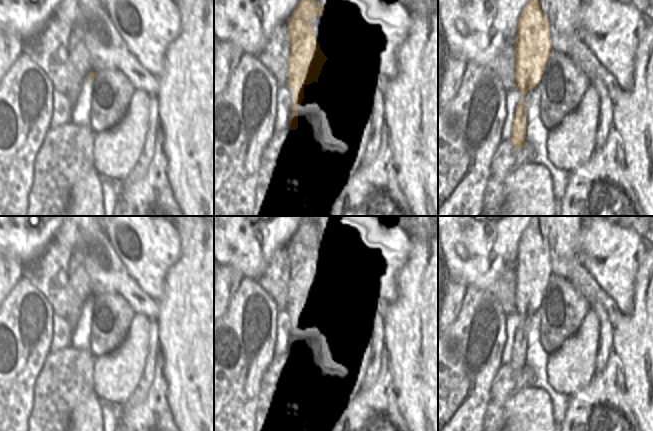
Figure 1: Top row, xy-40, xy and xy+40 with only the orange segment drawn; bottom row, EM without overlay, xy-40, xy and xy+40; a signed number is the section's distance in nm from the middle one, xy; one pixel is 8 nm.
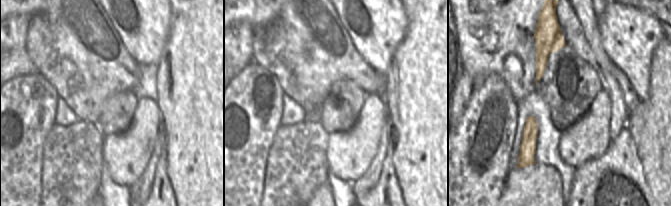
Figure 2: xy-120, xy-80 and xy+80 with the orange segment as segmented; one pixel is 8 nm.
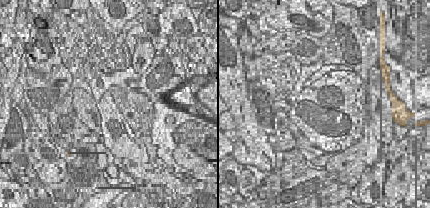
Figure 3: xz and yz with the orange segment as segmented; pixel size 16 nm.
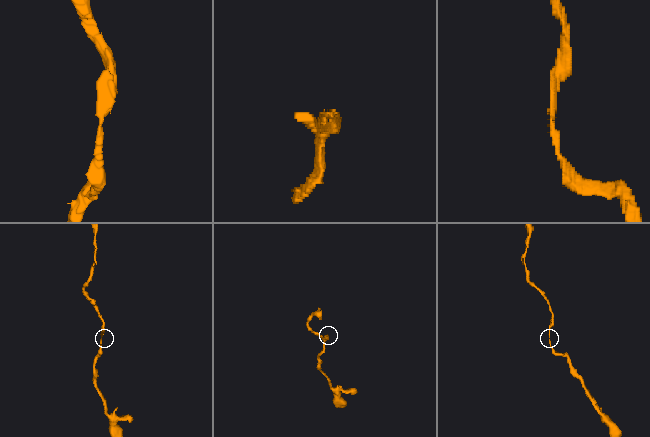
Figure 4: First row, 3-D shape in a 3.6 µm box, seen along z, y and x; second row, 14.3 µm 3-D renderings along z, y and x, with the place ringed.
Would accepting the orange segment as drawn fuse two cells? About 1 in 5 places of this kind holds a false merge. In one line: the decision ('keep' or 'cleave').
keep

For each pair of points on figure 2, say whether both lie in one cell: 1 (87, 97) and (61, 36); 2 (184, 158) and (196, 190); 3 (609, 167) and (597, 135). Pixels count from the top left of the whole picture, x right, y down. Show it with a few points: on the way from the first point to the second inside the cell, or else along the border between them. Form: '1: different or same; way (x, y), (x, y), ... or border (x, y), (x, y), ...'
1: same; way (85, 82), (85, 60), (76, 51)
2: same; way (186, 166), (187, 172), (196, 182)
3: different; border (610, 140), (598, 157), (584, 164)

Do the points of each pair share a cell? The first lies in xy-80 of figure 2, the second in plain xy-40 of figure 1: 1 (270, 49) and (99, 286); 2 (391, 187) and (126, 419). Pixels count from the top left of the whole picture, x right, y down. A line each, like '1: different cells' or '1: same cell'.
1: same cell
2: same cell

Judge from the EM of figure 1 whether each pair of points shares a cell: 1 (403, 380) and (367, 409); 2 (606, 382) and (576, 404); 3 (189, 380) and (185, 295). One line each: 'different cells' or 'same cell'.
1: different cells
2: same cell
3: same cell

